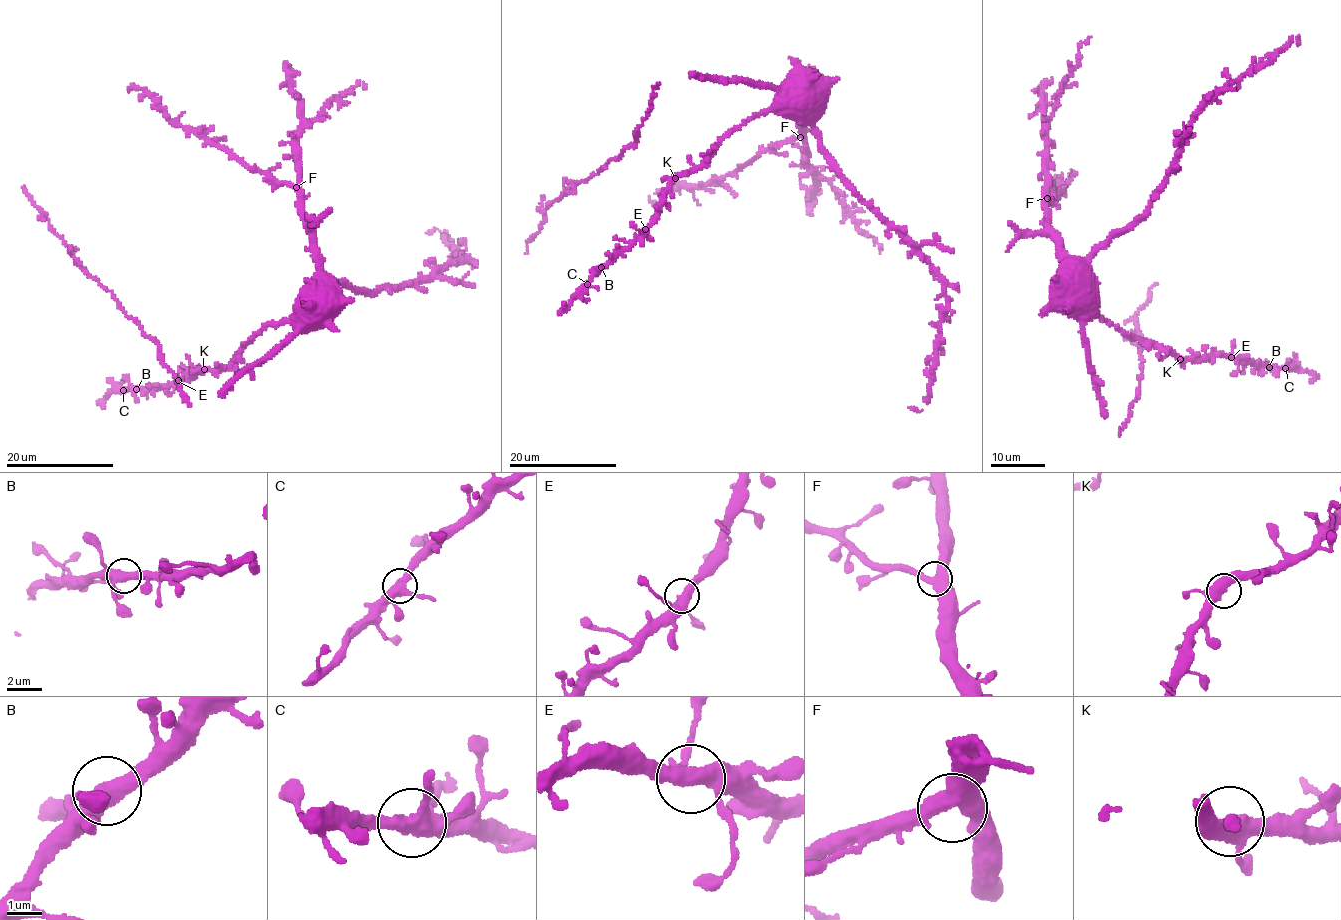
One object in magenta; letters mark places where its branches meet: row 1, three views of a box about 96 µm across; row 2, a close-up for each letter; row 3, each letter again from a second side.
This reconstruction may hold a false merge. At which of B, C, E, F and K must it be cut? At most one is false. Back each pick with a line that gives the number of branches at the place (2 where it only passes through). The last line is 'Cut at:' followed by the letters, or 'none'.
Cut at: none

